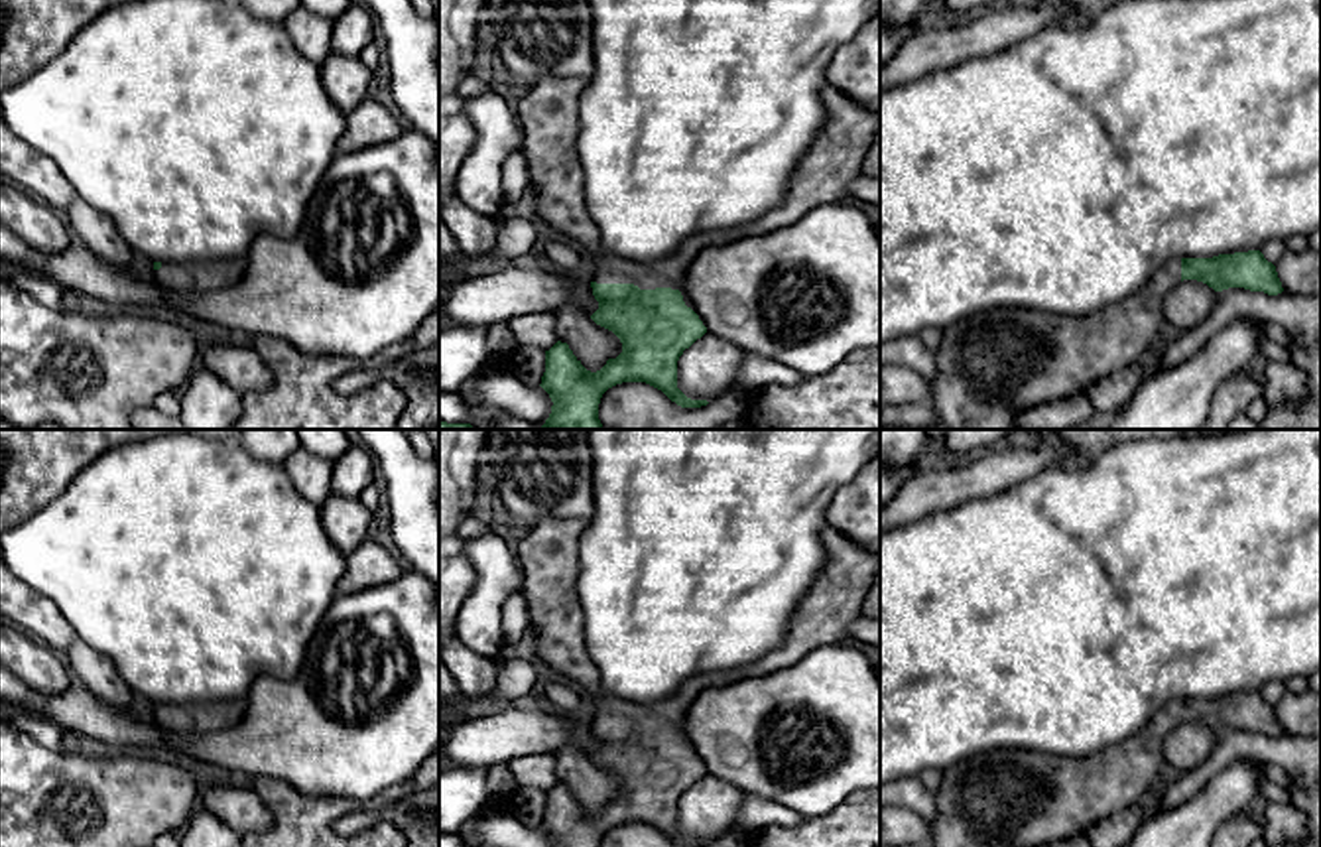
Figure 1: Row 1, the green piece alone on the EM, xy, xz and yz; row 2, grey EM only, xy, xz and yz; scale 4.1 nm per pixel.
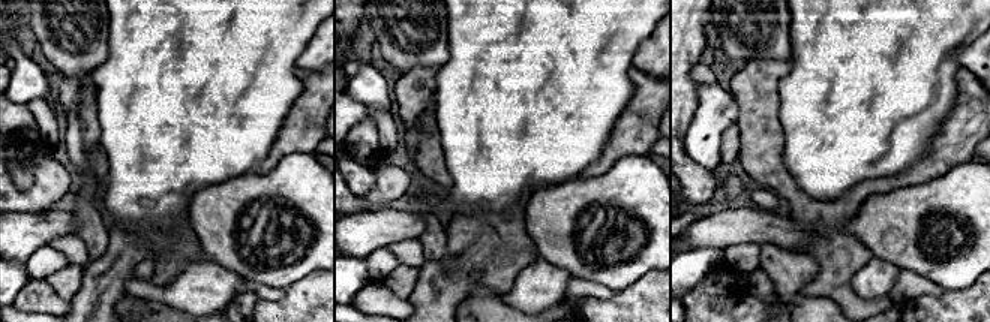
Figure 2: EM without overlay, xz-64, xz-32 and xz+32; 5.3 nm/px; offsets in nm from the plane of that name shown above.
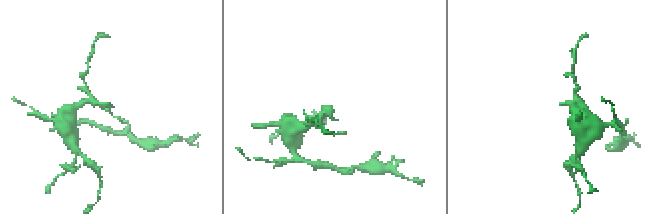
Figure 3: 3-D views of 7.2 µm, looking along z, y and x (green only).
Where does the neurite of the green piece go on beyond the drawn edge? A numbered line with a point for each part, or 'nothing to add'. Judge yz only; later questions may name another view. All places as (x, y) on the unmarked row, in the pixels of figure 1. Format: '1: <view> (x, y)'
1: yz (1006, 796)

